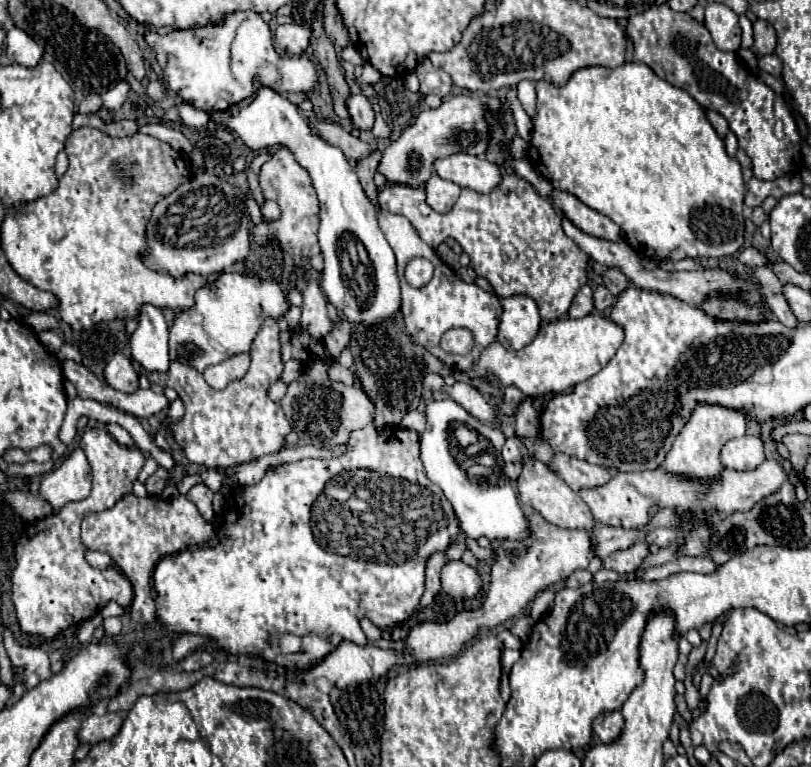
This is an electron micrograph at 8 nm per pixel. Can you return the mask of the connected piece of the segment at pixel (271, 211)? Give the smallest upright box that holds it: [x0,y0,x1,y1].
[262,200,282,220]

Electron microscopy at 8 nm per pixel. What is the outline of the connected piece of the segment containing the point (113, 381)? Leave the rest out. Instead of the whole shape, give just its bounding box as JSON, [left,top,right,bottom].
[104,354,138,394]

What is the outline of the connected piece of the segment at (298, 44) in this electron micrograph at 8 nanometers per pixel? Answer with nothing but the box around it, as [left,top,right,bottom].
[276,24,310,54]

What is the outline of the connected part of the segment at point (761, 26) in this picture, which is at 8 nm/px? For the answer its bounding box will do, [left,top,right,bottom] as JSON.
[752,20,776,56]

